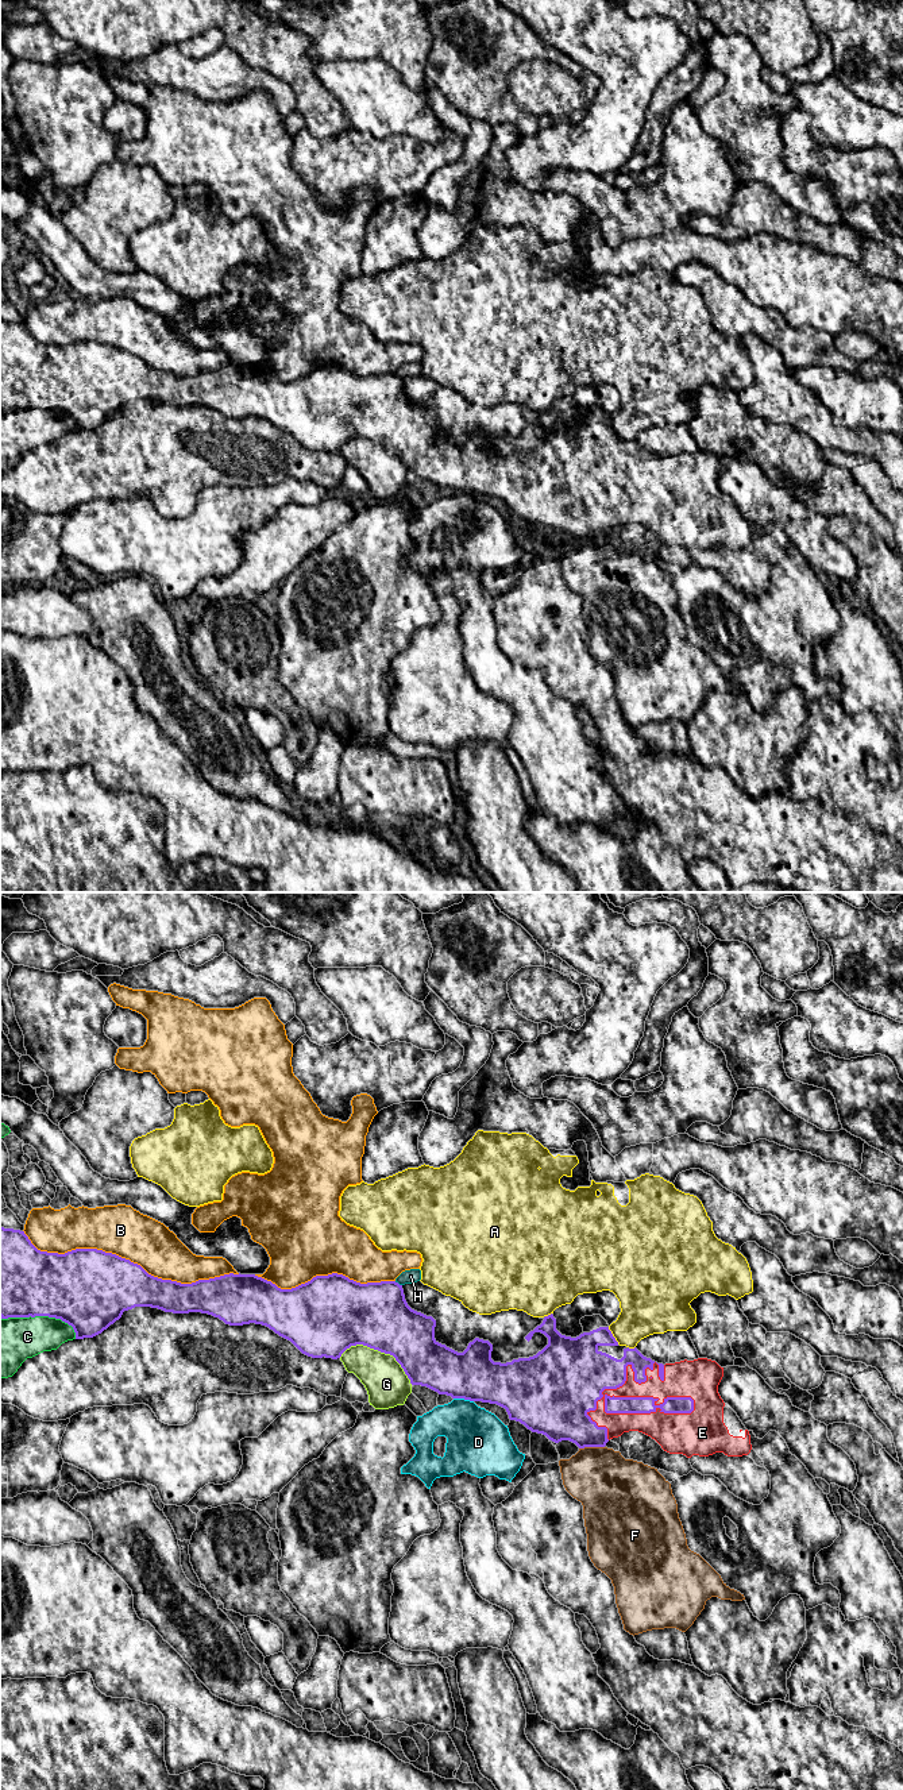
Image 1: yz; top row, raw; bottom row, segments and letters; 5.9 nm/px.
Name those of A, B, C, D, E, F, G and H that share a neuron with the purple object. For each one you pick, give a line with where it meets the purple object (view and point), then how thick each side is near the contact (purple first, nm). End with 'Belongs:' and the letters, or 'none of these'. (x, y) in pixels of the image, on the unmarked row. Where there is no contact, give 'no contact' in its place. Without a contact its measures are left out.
E: yz (639, 490) | 100/190 nm
Belongs: E

